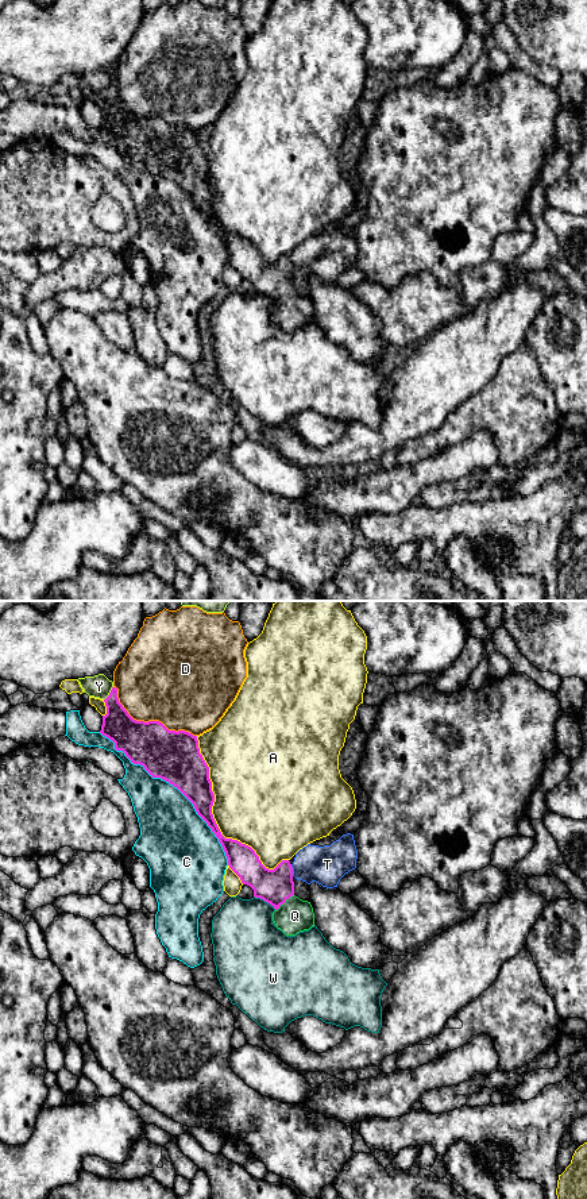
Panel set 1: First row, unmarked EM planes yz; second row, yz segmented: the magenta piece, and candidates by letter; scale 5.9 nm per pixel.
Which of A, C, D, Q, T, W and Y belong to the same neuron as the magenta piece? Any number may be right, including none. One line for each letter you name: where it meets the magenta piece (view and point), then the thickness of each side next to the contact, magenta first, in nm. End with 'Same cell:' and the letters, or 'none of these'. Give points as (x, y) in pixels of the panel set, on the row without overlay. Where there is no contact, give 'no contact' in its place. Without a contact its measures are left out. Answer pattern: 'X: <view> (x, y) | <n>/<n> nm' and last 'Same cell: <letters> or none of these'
Q: yz (284, 297) | 200/200 nm
Same cell: Q

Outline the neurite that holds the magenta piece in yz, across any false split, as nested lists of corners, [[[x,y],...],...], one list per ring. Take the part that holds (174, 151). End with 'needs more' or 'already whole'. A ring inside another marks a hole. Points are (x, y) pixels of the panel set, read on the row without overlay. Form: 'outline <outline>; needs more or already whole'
outline [[[112,82],[104,95],[107,109],[103,111],[100,128],[115,138],[116,146],[123,146],[134,159],[140,159],[152,173],[161,173],[177,182],[194,201],[197,209],[208,219],[219,234],[229,263],[240,273],[243,279],[254,285],[254,292],[270,298],[275,307],[273,316],[286,331],[314,321],[314,308],[310,297],[294,290],[293,262],[289,255],[282,255],[274,265],[266,263],[255,246],[237,235],[225,234],[212,209],[215,189],[209,174],[209,162],[200,149],[197,131],[185,126],[169,126],[159,116],[136,116],[123,103],[117,93],[117,84]]]; needs more

